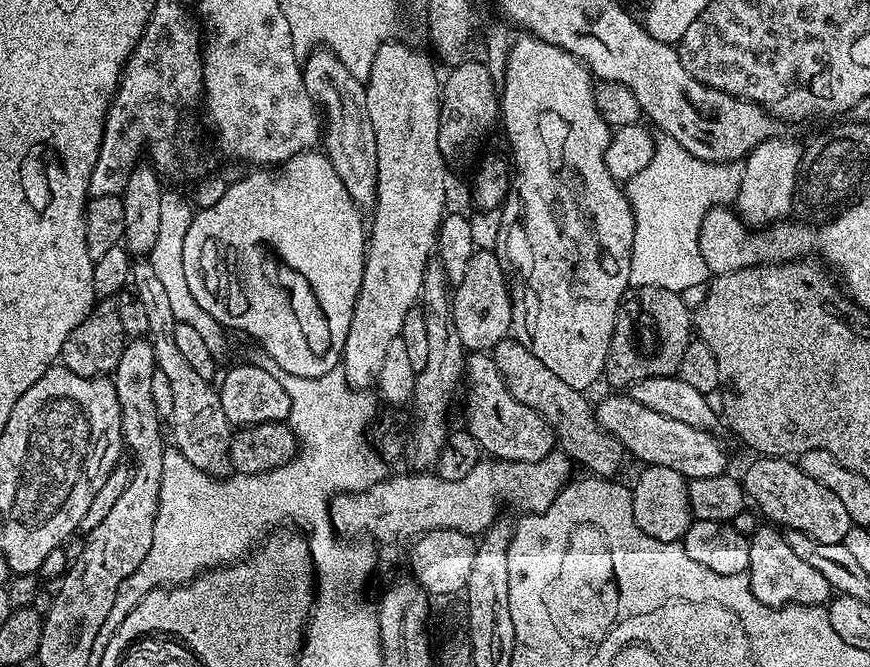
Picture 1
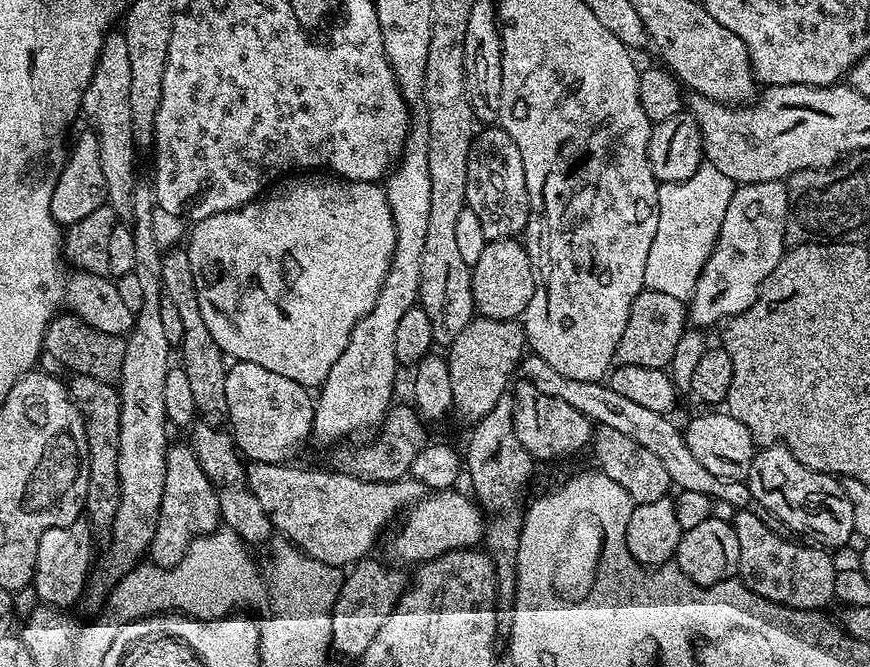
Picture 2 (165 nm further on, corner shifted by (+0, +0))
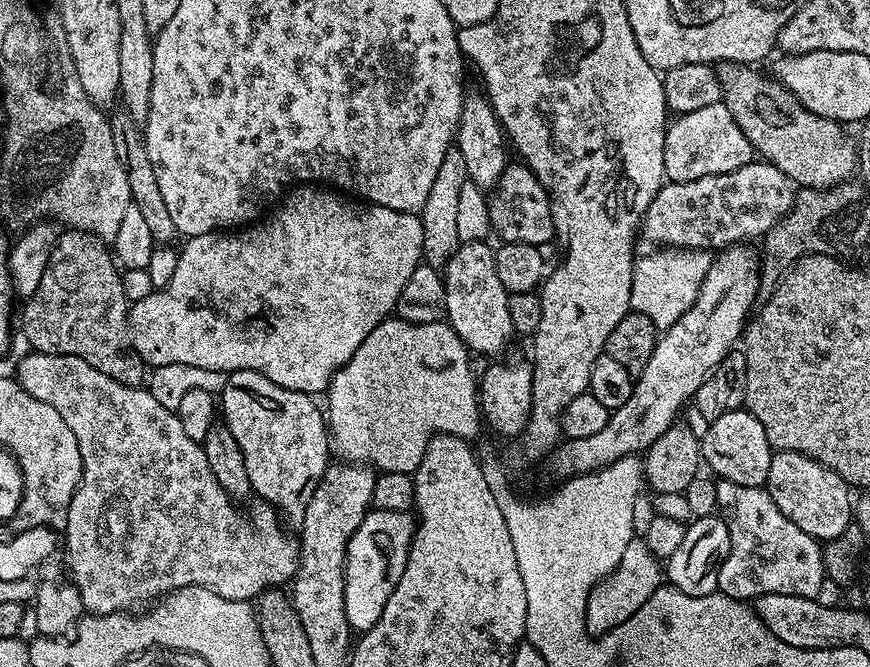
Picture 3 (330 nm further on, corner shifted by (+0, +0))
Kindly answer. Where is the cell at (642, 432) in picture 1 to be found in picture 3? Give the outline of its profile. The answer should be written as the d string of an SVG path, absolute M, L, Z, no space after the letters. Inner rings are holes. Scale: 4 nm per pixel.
M746 410L727 412L711 421L700 440L703 463L709 464L719 479L738 482L738 486L764 488L768 483L773 451L772 443L766 438L766 430L762 430L762 422Z

